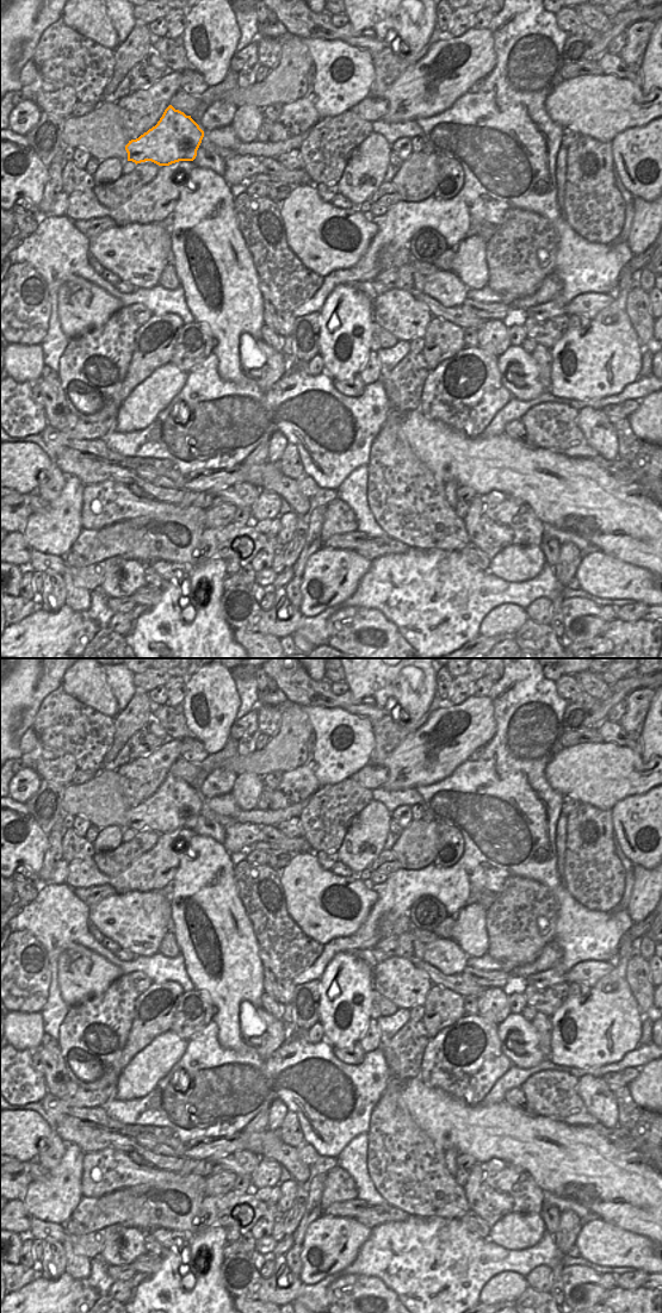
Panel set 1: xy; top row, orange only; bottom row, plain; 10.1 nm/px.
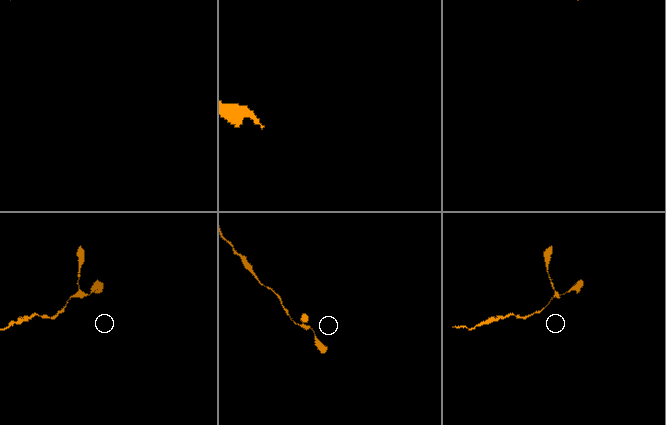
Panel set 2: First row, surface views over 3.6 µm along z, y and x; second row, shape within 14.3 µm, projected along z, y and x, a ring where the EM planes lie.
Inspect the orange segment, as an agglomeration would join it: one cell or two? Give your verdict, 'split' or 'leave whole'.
split

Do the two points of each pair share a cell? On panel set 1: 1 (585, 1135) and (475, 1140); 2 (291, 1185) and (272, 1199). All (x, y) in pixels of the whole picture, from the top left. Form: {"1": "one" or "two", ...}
{"1": "one", "2": "two"}

